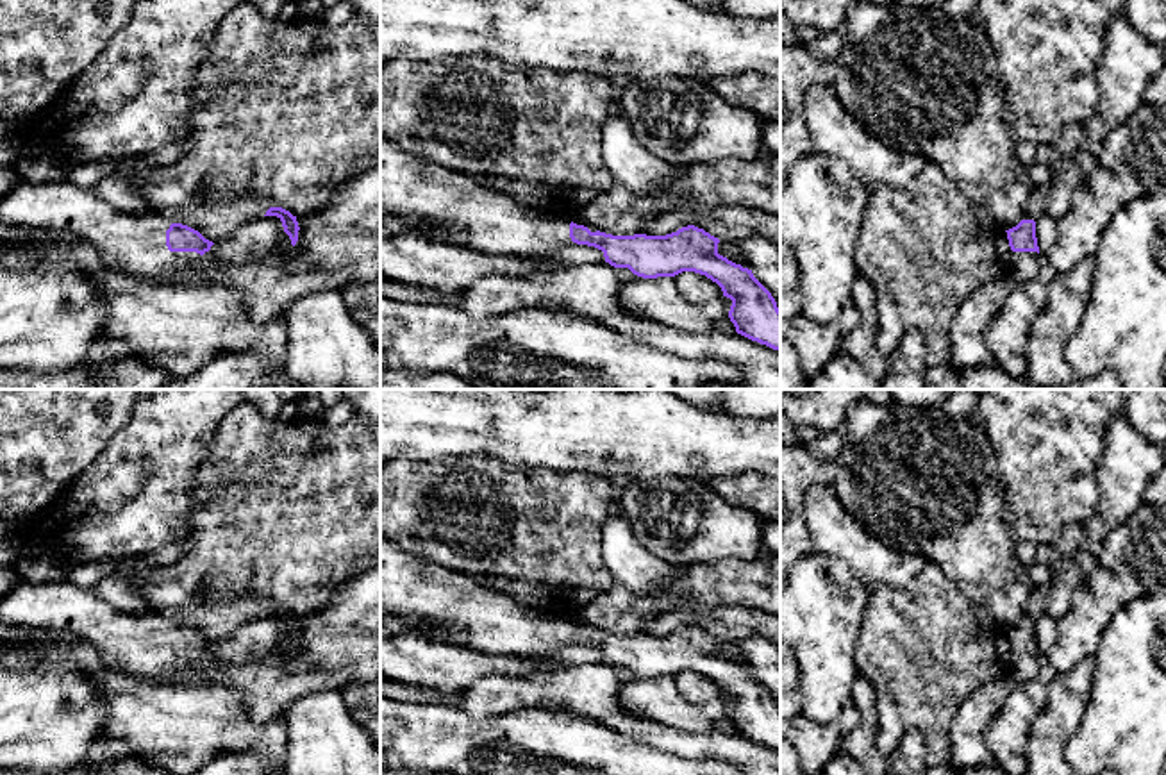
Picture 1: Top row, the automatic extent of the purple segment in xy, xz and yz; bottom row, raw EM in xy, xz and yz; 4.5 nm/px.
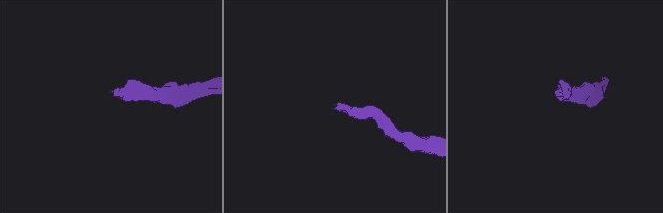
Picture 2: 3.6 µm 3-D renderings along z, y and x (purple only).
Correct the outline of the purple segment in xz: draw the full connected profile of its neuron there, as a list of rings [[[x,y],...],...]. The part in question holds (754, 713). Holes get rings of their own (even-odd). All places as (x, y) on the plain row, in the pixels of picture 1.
[[[382,538],[380,605],[398,618],[416,616],[423,621],[421,627],[411,630],[480,654],[536,659],[554,648],[577,643],[602,650],[605,662],[614,668],[629,668],[643,679],[675,677],[682,671],[705,675],[721,688],[723,696],[732,700],[729,718],[736,732],[773,750],[780,750],[780,709],[771,693],[754,677],[752,670],[720,655],[720,639],[695,625],[682,627],[666,636],[605,634],[595,627],[573,623],[568,612],[529,609],[504,593],[475,584],[466,575],[420,561]]]

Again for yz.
[[[1025,614],[1016,627],[1005,632],[1009,646],[1012,650],[1016,684],[1023,684],[1027,680],[1036,679],[1039,673],[1037,666],[1039,646],[1036,638],[1036,621]]]

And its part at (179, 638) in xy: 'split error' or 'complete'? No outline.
split error

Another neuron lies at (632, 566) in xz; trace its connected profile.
[[[625,514],[609,518],[602,527],[604,562],[614,582],[637,593],[652,595],[662,589],[679,595],[671,582],[680,568],[673,566],[639,545]]]

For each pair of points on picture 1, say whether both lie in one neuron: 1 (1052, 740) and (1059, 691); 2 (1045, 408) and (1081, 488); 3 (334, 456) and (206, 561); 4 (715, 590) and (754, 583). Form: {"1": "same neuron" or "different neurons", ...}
{"1": "same neuron", "2": "same neuron", "3": "same neuron", "4": "same neuron"}

